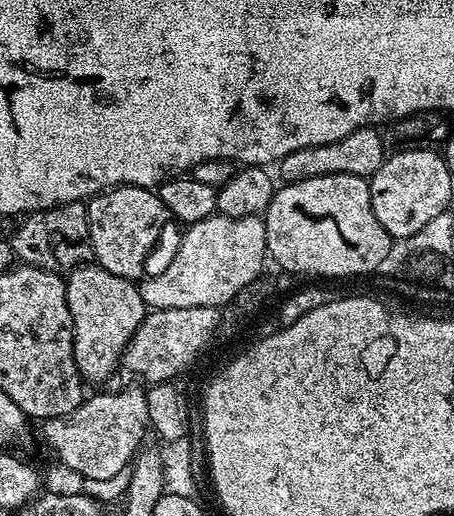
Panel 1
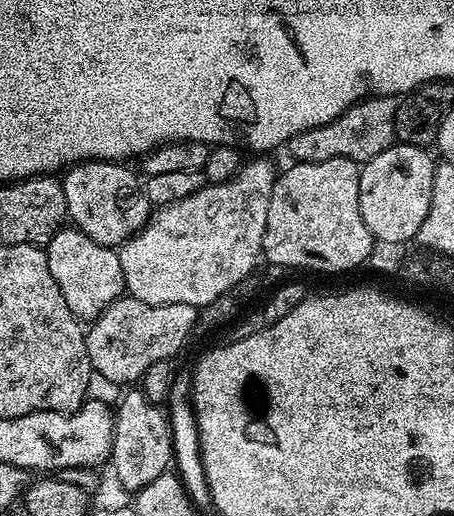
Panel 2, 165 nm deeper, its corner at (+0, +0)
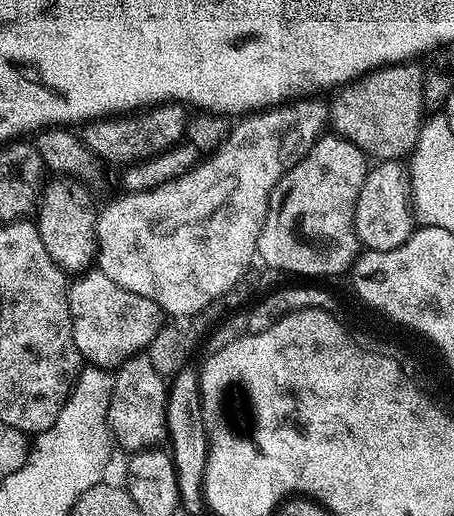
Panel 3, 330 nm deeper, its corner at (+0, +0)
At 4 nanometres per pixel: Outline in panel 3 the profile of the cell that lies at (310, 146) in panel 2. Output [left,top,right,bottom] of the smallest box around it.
[327,62,424,161]

